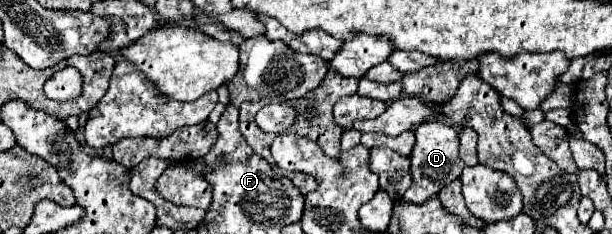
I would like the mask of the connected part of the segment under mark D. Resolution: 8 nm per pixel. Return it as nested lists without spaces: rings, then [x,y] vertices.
[[[430,121],[430,123],[418,125],[414,133],[416,133],[416,145],[410,155],[414,181],[402,199],[418,205],[430,199],[432,195],[440,193],[440,189],[452,183],[454,179],[458,179],[464,169],[464,161],[458,157],[458,131],[454,127],[438,123],[438,121]]]

